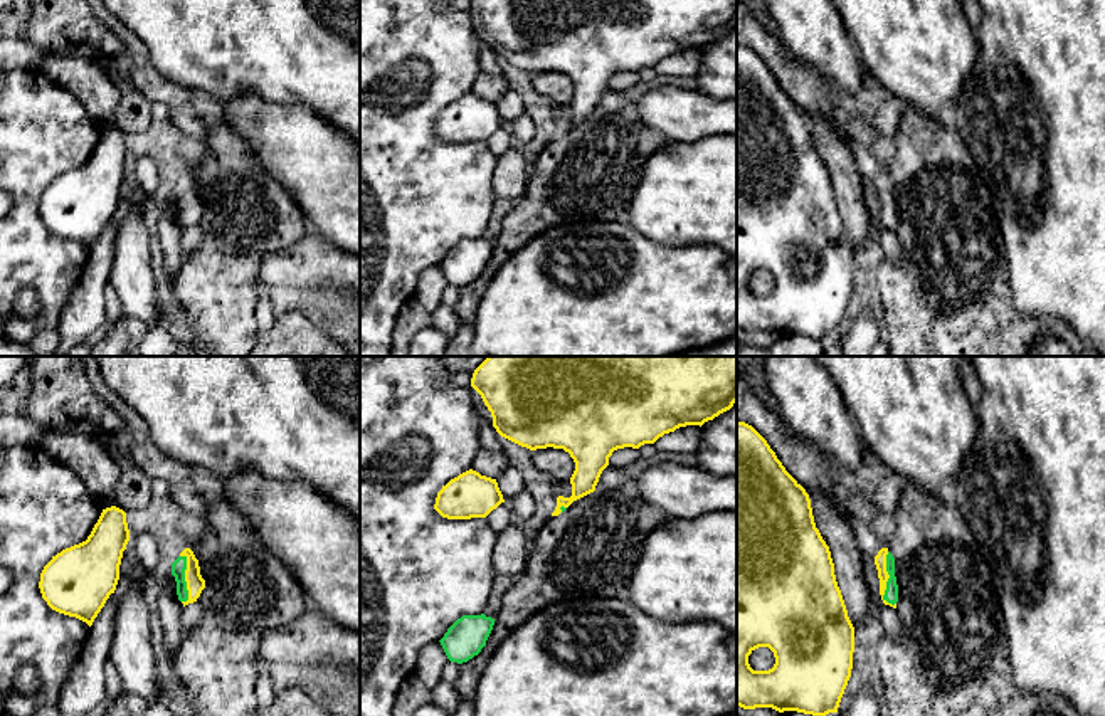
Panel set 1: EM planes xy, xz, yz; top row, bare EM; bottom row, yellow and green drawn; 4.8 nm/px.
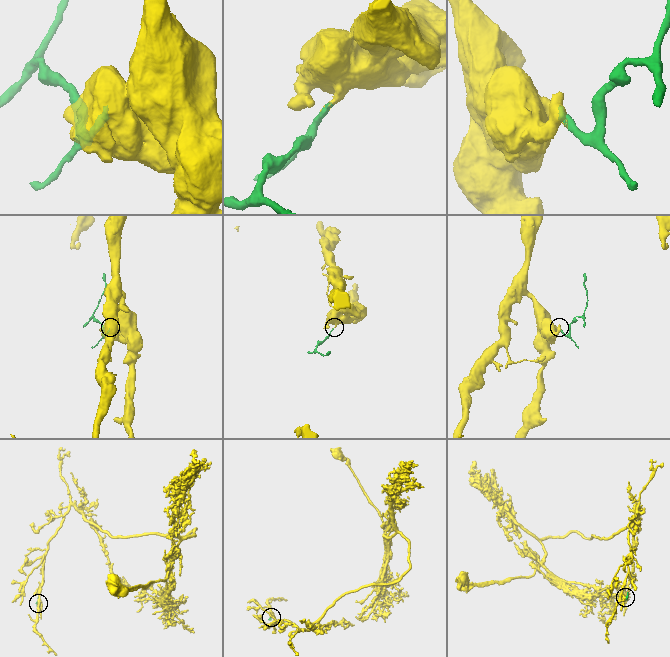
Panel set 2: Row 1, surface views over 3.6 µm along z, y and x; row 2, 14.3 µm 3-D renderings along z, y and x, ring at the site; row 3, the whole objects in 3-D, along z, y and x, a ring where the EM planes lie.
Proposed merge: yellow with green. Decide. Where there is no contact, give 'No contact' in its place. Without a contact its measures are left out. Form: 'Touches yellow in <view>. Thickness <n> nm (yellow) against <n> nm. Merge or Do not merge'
Touches yellow in yz. Thickness 60 nm (yellow) against 70 nm. Merge

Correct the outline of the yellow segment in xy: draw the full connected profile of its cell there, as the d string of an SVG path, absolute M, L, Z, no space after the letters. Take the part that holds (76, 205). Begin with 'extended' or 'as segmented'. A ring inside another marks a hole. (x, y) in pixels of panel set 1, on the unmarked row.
as segmented; M116 129L103 133L86 165L62 173L44 190L42 222L52 234L91 250L116 213L128 165L126 136Z

